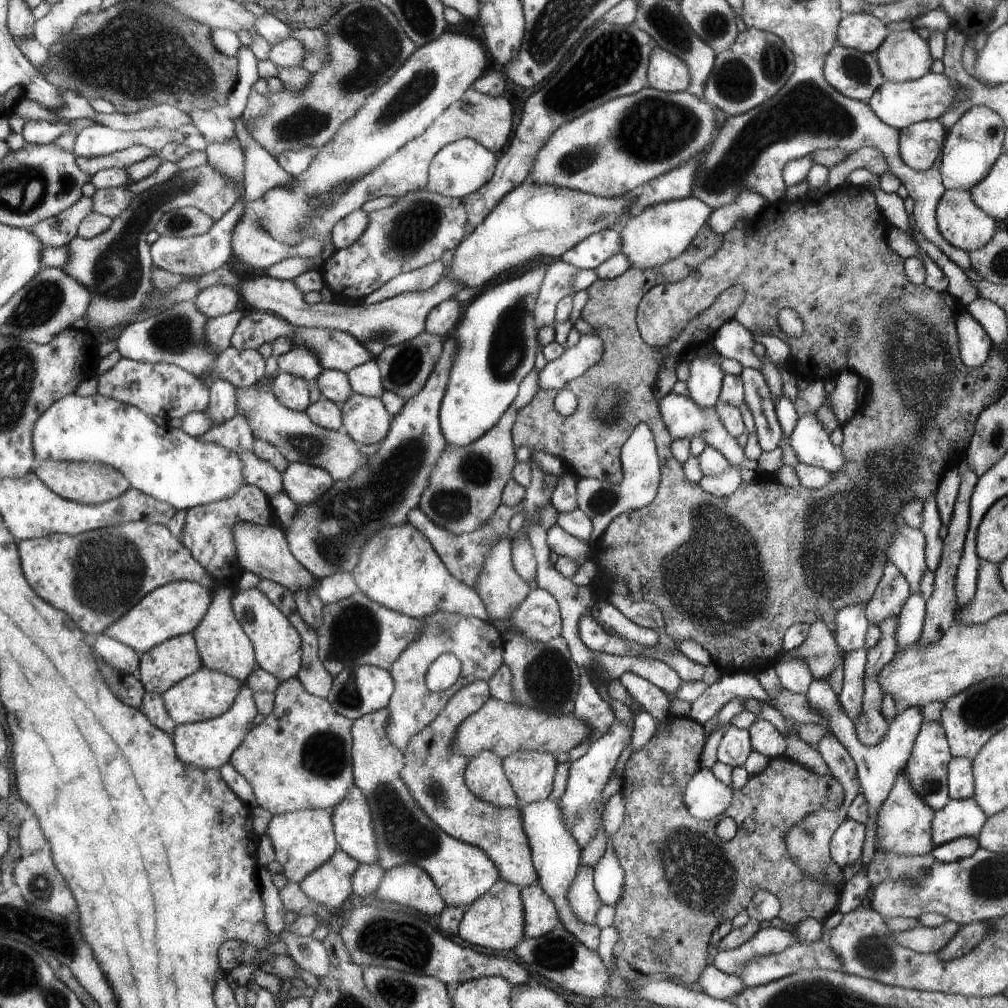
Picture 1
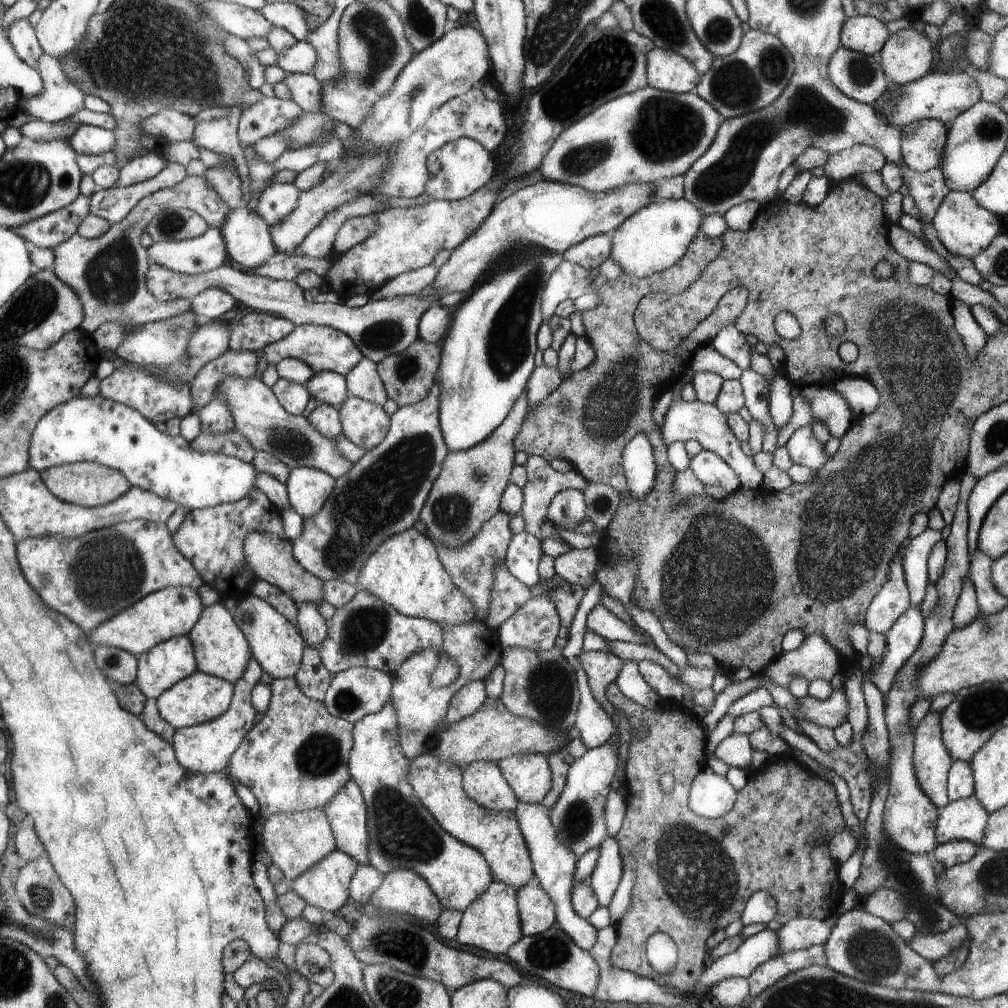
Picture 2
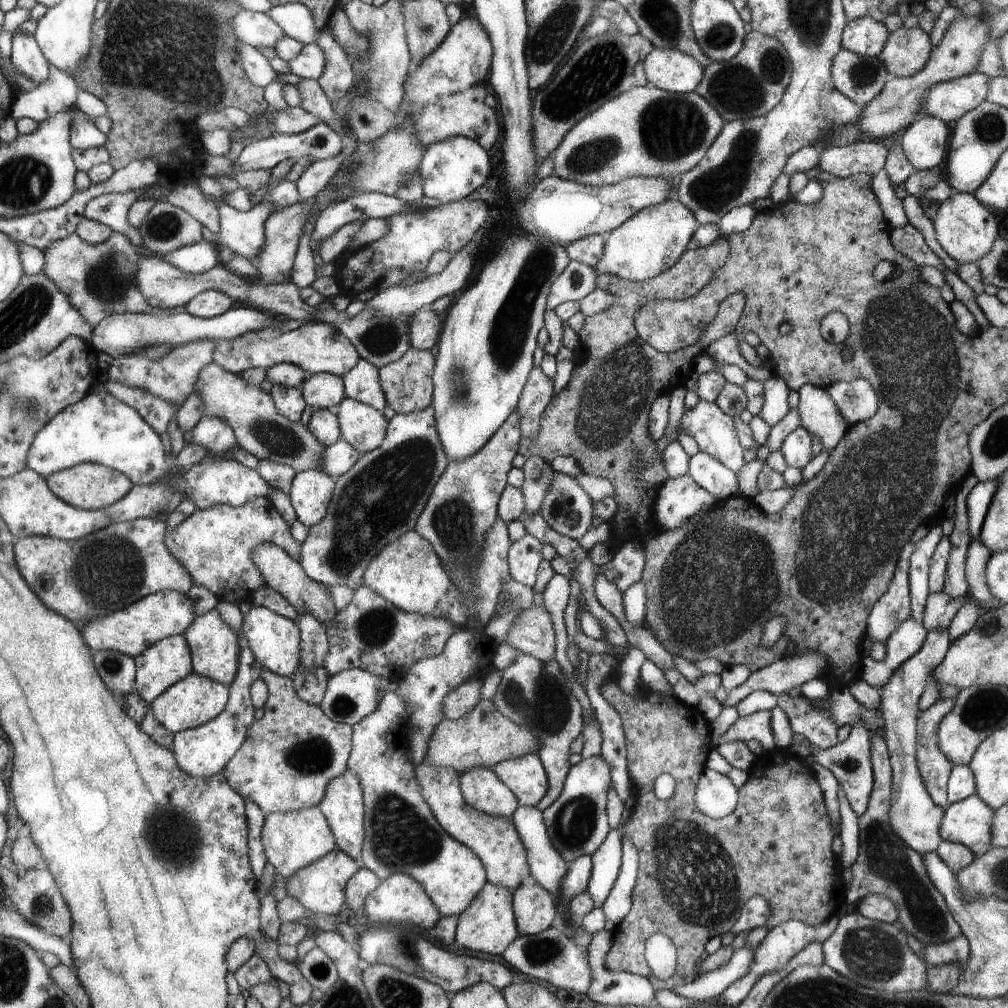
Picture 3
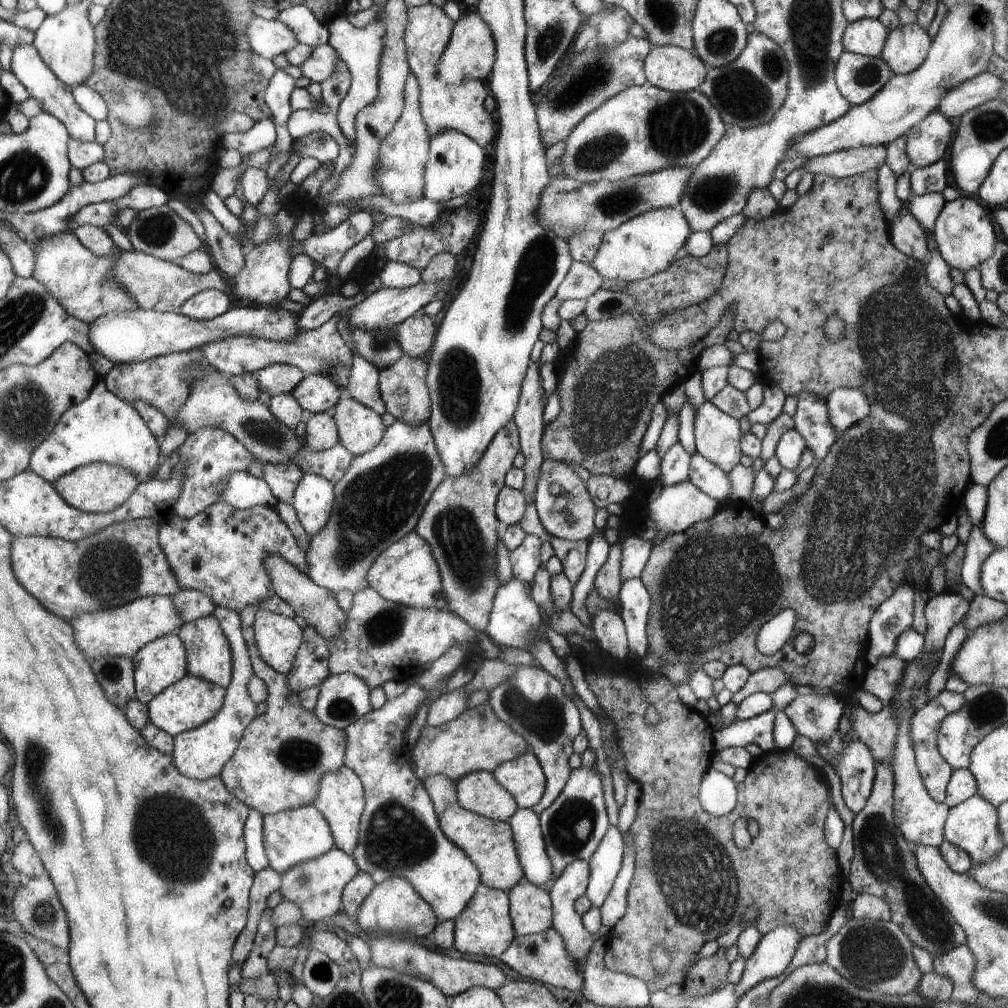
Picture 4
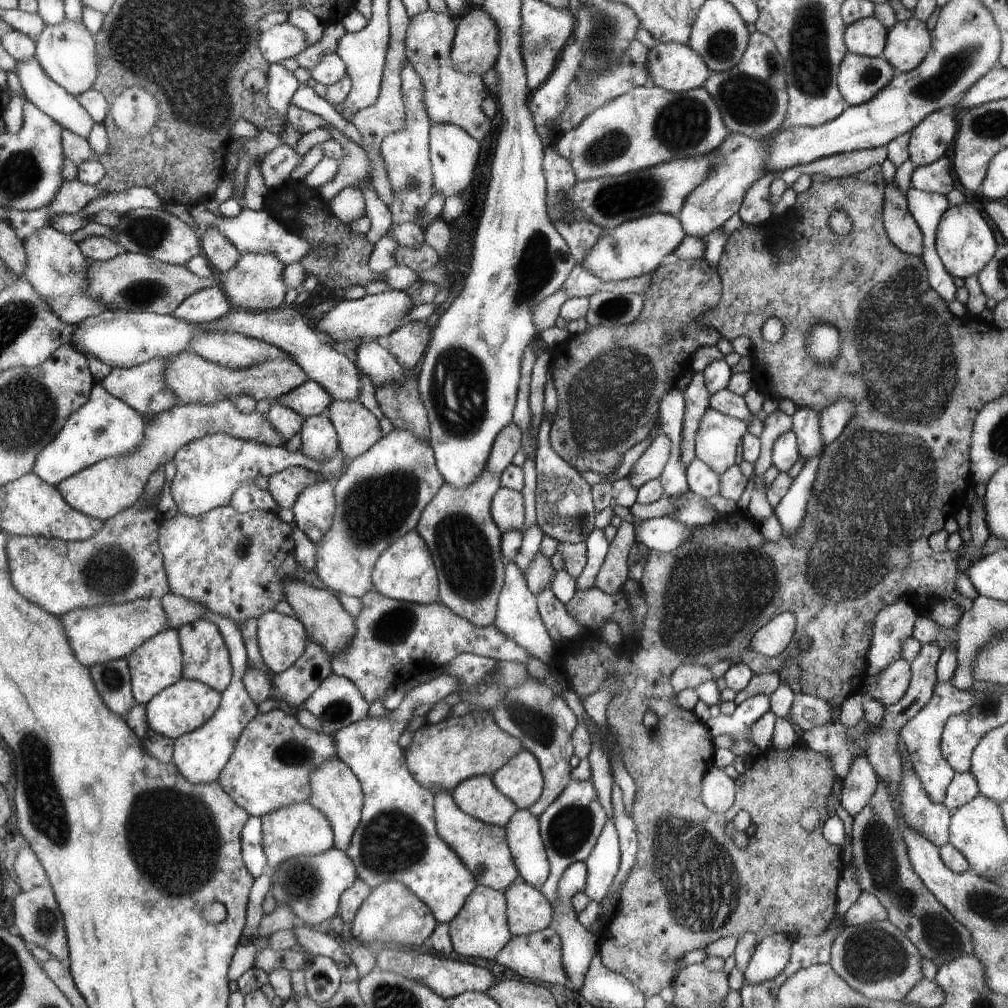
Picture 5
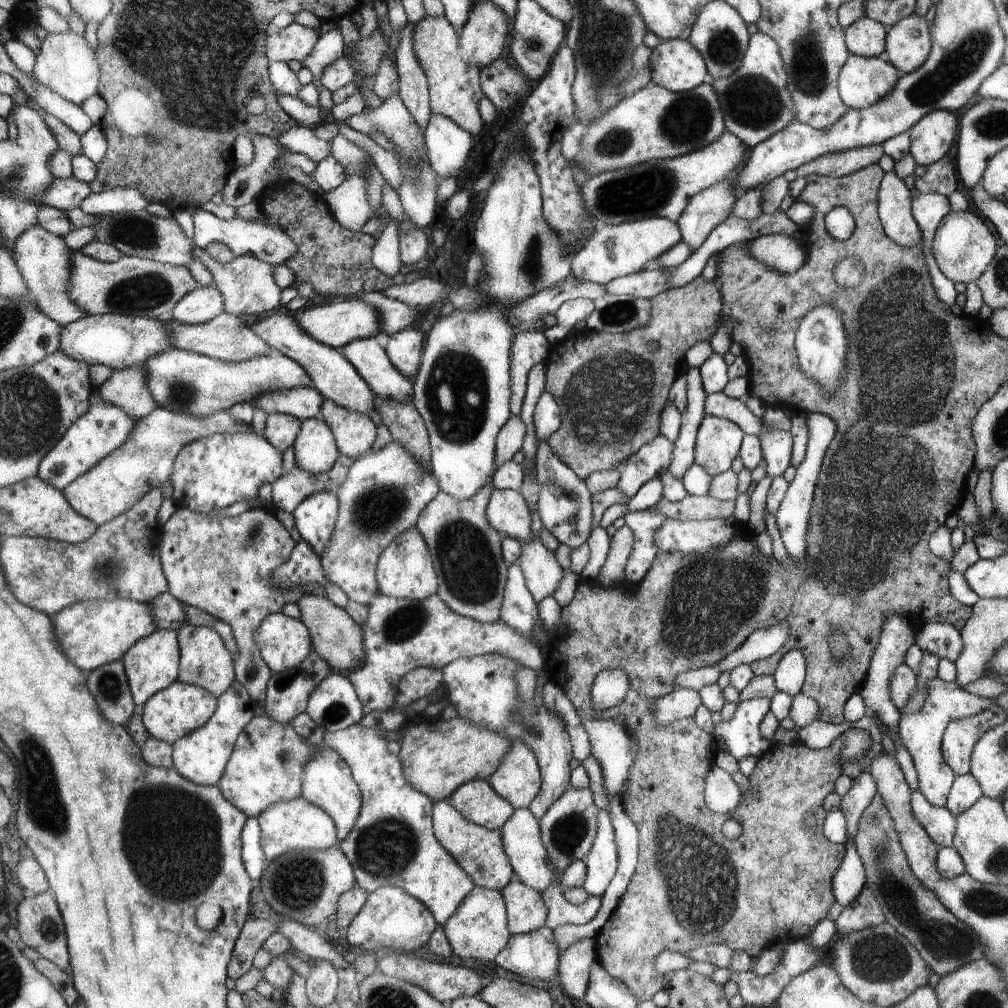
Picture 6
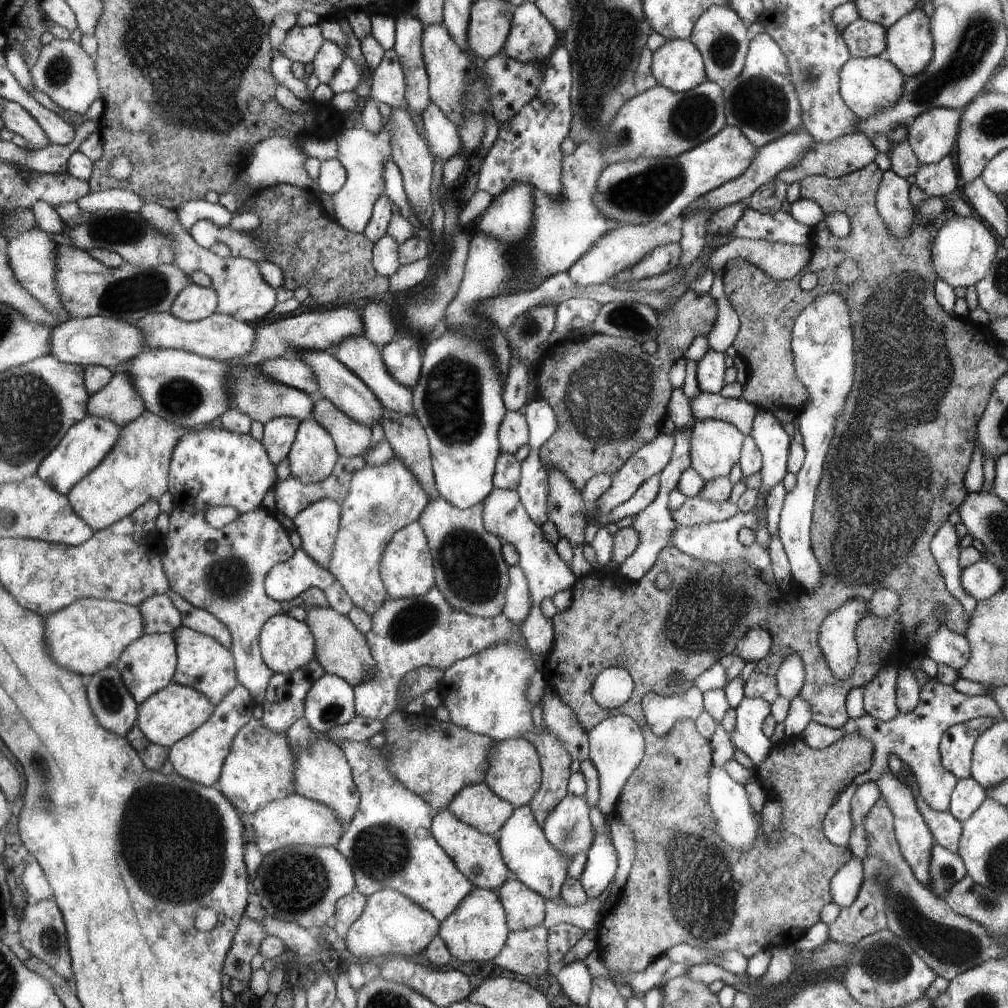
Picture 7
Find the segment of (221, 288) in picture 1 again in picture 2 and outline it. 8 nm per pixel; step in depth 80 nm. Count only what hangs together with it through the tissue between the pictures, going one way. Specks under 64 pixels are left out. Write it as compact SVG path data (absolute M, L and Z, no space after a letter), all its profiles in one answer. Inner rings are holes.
M213 287L191 298L192 311L205 321L215 321L236 306L236 300L224 290Z

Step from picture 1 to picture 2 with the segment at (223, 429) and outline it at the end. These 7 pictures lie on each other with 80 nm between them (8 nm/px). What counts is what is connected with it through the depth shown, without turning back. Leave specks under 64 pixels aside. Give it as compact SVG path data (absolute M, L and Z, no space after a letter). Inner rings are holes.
M235 427L223 434L201 433L193 442L190 442L190 445L193 450L202 453L219 453L244 463L252 463L255 452Z

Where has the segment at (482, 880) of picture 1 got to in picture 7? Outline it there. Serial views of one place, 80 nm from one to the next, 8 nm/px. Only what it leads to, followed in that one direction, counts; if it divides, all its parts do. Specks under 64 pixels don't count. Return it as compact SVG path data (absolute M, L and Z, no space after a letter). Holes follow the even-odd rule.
M316 733L317 739L329 740L332 743L337 744L338 748L344 753L344 757L347 758L349 766L351 766L352 780L358 788L360 793L359 806L356 808L356 812L351 820L351 822L345 826L344 835L340 837L338 844L335 844L335 849L352 865L352 873L354 876L355 884L353 890L359 891L364 897L372 895L375 891L381 889L393 889L394 891L400 892L403 896L406 896L409 900L412 900L415 904L418 904L422 909L430 912L438 922L447 918L452 914L453 910L459 906L460 902L463 900L464 896L471 892L473 886L470 880L461 874L459 869L454 864L452 858L440 847L437 840L431 832L431 822L432 822L432 812L429 808L429 804L423 800L420 796L412 793L409 789L406 789L397 778L392 776L391 770L388 768L389 758L385 757L379 749L374 749L368 746L366 741L333 741L329 739L324 733Z

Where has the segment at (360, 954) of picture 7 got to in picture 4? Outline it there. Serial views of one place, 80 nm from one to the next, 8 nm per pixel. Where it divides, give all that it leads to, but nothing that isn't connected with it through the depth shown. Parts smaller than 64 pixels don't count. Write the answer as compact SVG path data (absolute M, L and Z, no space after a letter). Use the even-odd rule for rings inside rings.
M389 877L376 884L358 906L354 920L361 930L369 934L404 932L405 936L417 938L429 934L438 923L433 909L424 897L420 896L408 880L401 877Z

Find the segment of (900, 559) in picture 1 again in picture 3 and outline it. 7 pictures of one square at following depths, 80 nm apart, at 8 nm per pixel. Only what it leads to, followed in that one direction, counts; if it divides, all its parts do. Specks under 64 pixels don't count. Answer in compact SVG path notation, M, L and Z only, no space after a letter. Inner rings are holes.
M933 524L929 532L916 544L909 559L908 581L910 596L910 618L922 622L922 612L928 589L928 564L935 545L941 538L941 525Z

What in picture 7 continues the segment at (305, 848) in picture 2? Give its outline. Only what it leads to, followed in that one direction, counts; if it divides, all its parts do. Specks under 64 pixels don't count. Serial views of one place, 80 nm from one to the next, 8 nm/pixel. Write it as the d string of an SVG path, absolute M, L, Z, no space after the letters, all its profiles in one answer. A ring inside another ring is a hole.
M296 793L265 804L253 812L248 821L253 828L254 844L263 855L290 845L335 847L345 830L331 808Z

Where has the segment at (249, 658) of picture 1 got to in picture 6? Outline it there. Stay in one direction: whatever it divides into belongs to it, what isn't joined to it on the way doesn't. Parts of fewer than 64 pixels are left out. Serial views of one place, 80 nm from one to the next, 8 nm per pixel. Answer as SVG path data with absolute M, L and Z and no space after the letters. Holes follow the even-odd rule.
M186 624L178 630L180 640L179 680L206 688L217 698L224 694L235 680L235 660L221 640L221 635L211 627Z

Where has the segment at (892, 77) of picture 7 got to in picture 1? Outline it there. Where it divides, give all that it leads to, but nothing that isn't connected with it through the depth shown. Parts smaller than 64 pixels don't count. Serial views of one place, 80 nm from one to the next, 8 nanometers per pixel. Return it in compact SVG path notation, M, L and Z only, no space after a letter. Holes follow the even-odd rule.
M837 44L825 55L824 77L837 92L866 103L885 82L879 60L873 53L862 53Z

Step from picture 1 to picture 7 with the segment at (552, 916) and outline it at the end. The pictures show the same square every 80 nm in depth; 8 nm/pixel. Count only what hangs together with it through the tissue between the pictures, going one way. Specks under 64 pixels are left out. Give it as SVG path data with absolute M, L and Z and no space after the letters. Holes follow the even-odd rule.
M514 877L496 888L504 907L509 931L525 930L544 923L545 898Z

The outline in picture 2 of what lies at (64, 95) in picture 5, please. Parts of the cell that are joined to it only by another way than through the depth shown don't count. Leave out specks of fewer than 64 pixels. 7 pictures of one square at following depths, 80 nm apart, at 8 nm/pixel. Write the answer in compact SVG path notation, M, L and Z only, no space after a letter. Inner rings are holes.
M31 18L12 24L8 34L21 60L39 71L39 59L44 50L38 39L36 28L31 23ZM85 121L70 138L77 155L108 153L116 149L118 136L115 131L97 127L91 121Z

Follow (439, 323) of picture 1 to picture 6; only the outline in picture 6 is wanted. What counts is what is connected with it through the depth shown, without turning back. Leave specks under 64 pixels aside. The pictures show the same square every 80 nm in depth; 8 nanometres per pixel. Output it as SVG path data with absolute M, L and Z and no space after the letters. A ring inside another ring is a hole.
M409 325L388 336L384 351L399 374L412 380L419 372L423 348L423 336Z

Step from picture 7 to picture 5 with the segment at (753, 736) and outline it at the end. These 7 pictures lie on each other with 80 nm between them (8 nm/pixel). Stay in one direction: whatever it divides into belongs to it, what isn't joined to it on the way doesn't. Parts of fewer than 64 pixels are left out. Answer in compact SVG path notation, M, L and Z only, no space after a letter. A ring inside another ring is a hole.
M753 695L736 704L733 712L727 717L718 716L711 722L713 733L729 735L735 741L729 750L735 755L732 765L740 778L744 772L744 760L749 756L752 747L749 741L745 741L748 728L769 710L770 700L767 695Z

